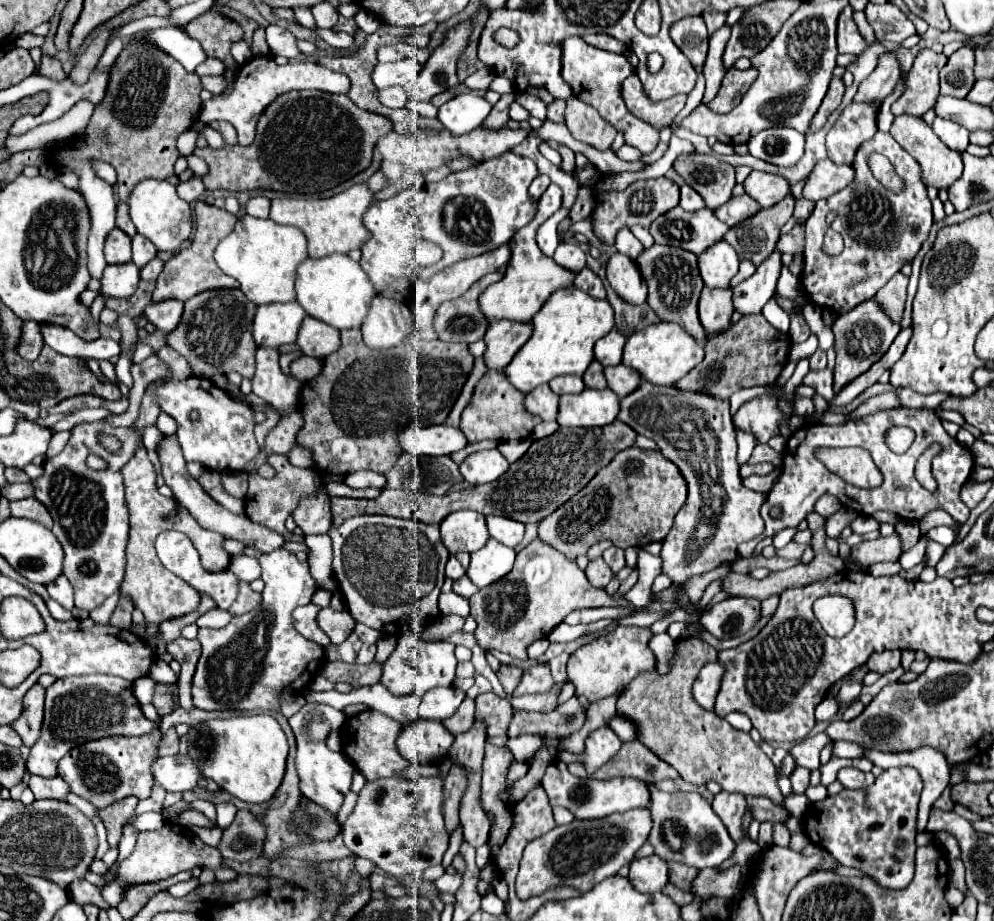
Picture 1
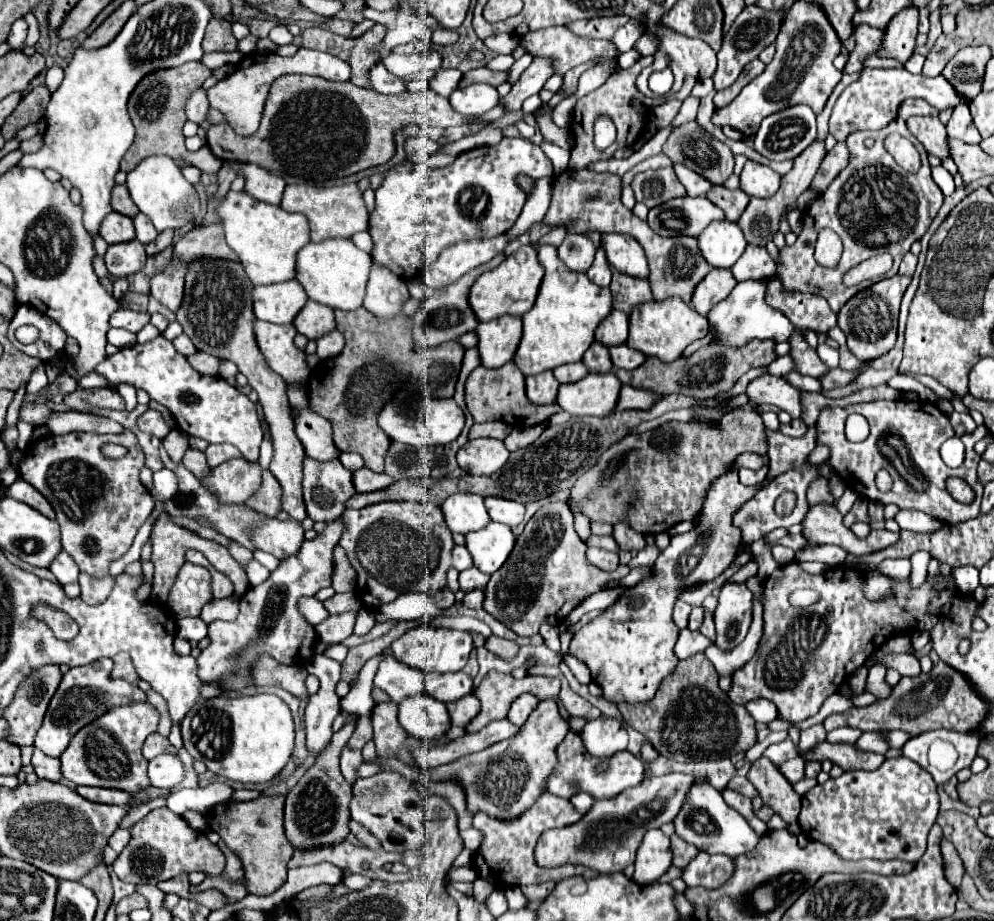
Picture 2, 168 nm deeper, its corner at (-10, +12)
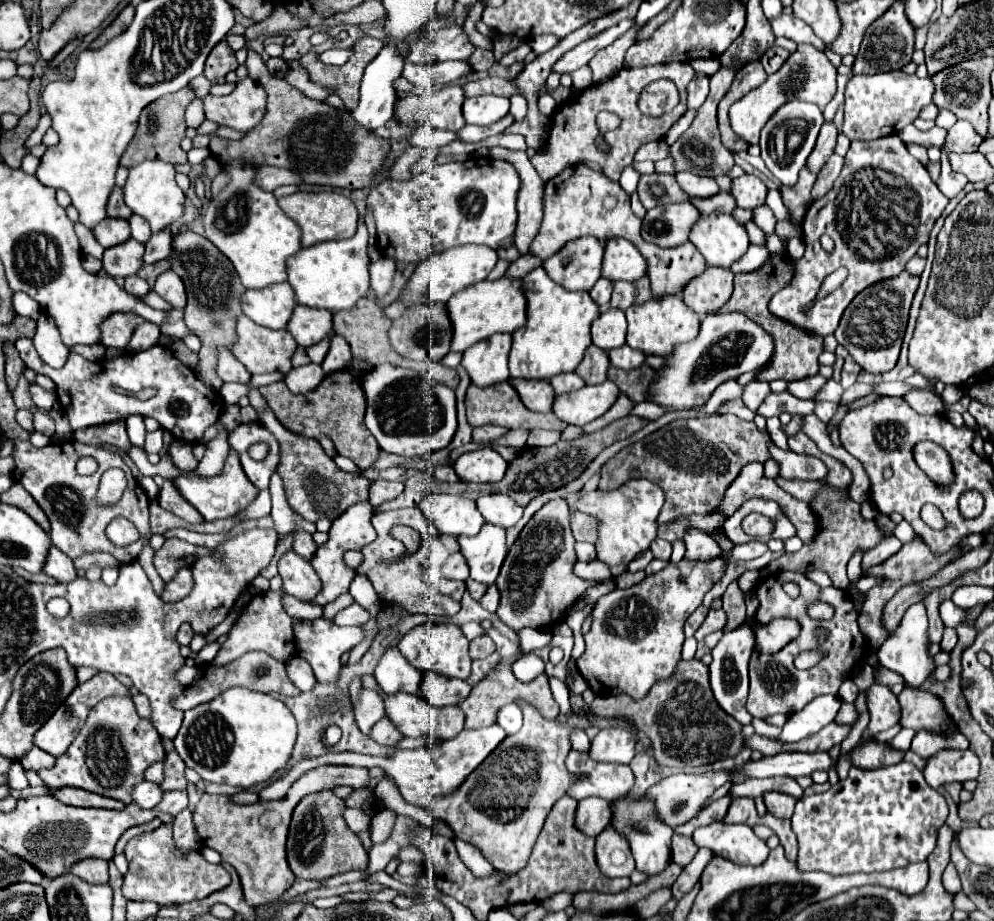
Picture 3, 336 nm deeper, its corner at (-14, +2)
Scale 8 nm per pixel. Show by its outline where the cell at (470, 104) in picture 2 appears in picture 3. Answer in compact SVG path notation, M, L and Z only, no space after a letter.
M476 96L466 98L464 102L464 118L466 124L490 126L502 120L510 110L510 100L504 96Z

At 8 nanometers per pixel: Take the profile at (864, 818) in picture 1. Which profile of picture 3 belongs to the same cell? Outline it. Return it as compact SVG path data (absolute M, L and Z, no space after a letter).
M912 762L876 770L852 766L846 780L828 792L798 800L792 830L798 838L796 866L800 872L820 870L832 876L854 872L884 872L912 862L924 862L936 846L938 828L946 822L944 796L926 784Z

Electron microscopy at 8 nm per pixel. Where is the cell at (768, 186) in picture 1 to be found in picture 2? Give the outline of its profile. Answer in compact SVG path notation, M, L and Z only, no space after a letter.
M748 160L740 174L740 188L754 198L770 198L780 186L780 174L770 166Z

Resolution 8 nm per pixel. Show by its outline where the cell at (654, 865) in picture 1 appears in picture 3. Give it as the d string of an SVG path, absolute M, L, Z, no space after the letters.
M640 794L636 798L622 796L622 798L614 800L610 824L628 840L632 856L636 860L636 870L654 876L654 874L660 874L670 864L670 838L672 838L674 830L668 824L664 824L662 820L658 820L656 806L646 794Z

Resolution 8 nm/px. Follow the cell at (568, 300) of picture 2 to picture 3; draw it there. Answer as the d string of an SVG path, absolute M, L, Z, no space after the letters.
M536 268L522 278L526 296L526 324L512 334L510 376L526 380L550 380L560 372L574 372L582 362L590 340L590 324L598 318L600 308L588 292L568 292L554 284L544 268Z

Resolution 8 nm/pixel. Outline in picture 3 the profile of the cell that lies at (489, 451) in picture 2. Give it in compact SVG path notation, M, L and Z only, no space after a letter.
M492 448L464 452L452 464L462 482L498 482L506 472L506 460Z

